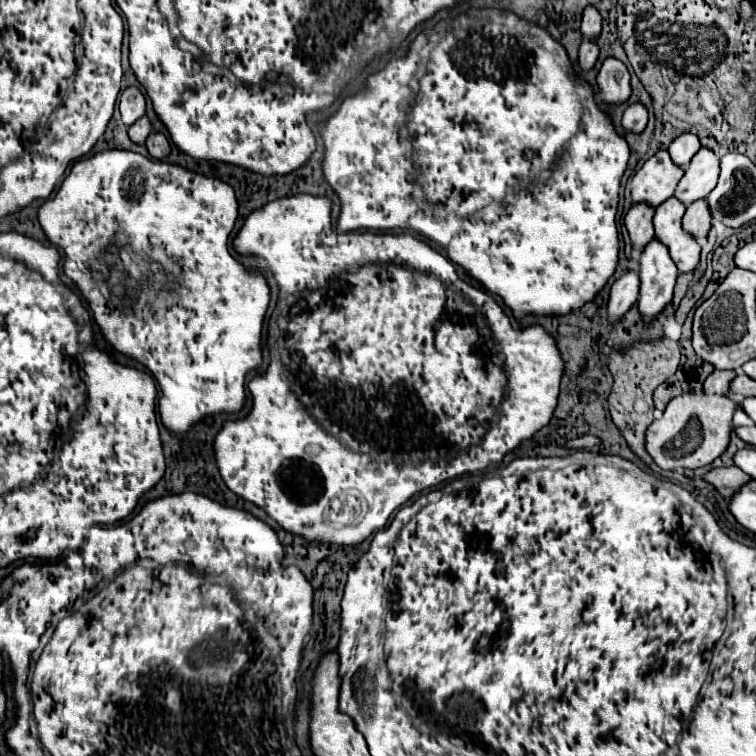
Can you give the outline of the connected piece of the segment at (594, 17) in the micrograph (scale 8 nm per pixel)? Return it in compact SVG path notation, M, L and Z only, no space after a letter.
M586 5L584 7L584 17L582 17L584 39L596 39L598 33L600 33L600 25L602 25L602 17L600 17L598 9L594 5Z

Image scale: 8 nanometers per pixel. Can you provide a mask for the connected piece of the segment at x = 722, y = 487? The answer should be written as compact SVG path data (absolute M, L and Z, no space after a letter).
M732 465L732 467L712 469L710 473L704 475L704 479L712 483L722 493L722 497L734 497L734 493L738 493L750 481L750 475L742 473L742 469Z

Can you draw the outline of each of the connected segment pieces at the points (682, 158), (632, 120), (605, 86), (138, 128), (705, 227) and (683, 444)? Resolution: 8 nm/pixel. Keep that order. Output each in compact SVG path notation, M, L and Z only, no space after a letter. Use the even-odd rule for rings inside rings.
M682 133L682 135L678 135L678 137L670 143L668 151L670 151L672 161L676 161L676 165L686 167L700 147L702 147L702 145L700 145L700 139L698 139L694 133Z
M632 103L626 107L624 111L624 117L622 117L622 127L626 131L634 131L634 133L640 133L644 131L646 127L646 121L648 121L648 109L644 103Z
M608 57L598 73L598 85L606 103L622 103L630 97L630 71L616 59Z
M144 115L144 117L140 117L134 125L130 125L130 129L128 129L128 135L130 135L130 139L134 141L134 143L144 143L146 141L146 137L150 135L150 131L152 131L152 125L150 125L150 119Z
M706 197L704 199L698 199L698 201L694 201L694 205L690 205L686 209L686 215L682 219L682 225L684 225L684 229L690 235L704 237L710 231L710 219L712 219L710 215L712 213L710 213L710 207L708 207L708 199Z
M690 389L670 399L662 417L650 425L646 433L646 449L662 469L678 469L678 467L696 469L696 467L710 465L726 451L730 443L730 435L734 427L732 415L736 407L738 405L728 397L728 393L710 395L704 389ZM692 417L700 423L700 429L698 425L696 427L690 425Z

